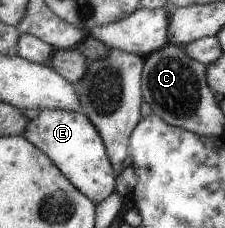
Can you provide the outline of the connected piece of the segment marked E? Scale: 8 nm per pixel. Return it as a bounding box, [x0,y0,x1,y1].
[23,109,118,205]

